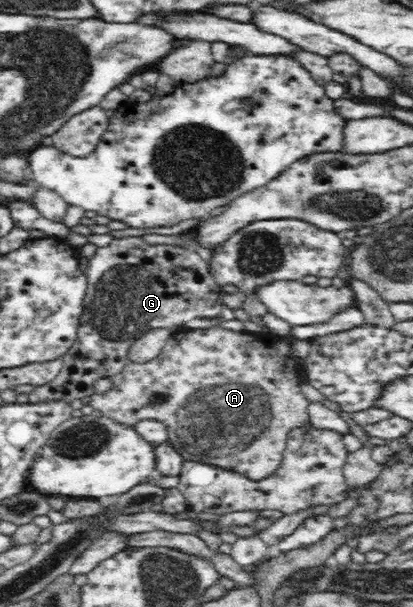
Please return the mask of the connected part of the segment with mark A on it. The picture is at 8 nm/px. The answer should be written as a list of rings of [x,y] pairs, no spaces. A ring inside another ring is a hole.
[[[210,323],[206,329],[173,330],[171,338],[167,341],[166,347],[162,349],[158,357],[144,363],[127,361],[122,373],[109,377],[110,381],[112,381],[112,388],[105,393],[92,394],[90,396],[90,405],[95,410],[100,411],[102,415],[112,418],[116,422],[122,422],[127,426],[133,427],[141,419],[158,419],[168,426],[170,442],[184,456],[184,459],[234,471],[254,482],[262,481],[266,477],[270,477],[280,467],[290,433],[294,429],[300,429],[300,427],[304,427],[304,425],[312,421],[310,405],[313,402],[308,401],[308,397],[304,396],[305,375],[300,376],[302,360],[292,353],[292,343],[293,339],[291,337],[273,335],[271,332],[265,333],[263,330],[261,332],[256,332],[253,329],[241,332],[232,331],[214,323]]]

